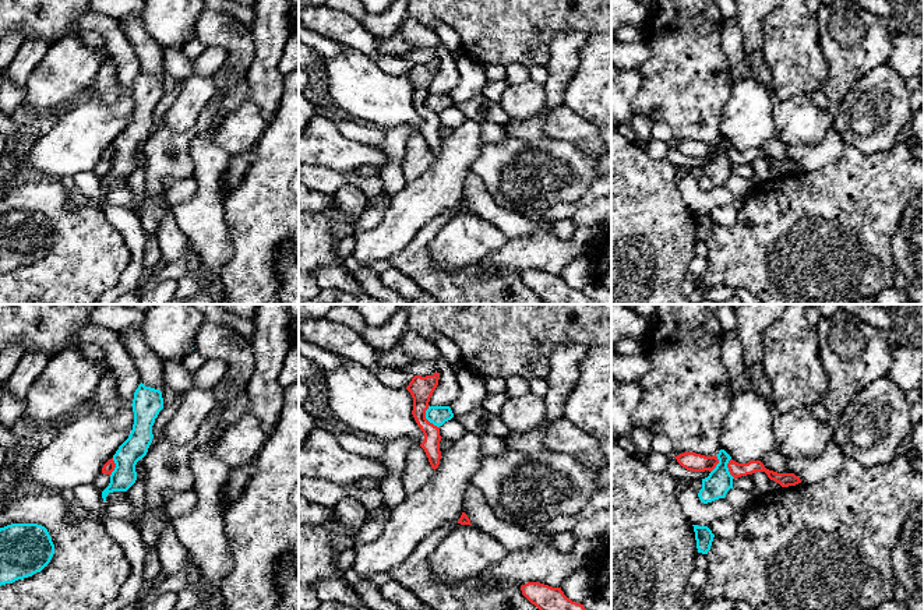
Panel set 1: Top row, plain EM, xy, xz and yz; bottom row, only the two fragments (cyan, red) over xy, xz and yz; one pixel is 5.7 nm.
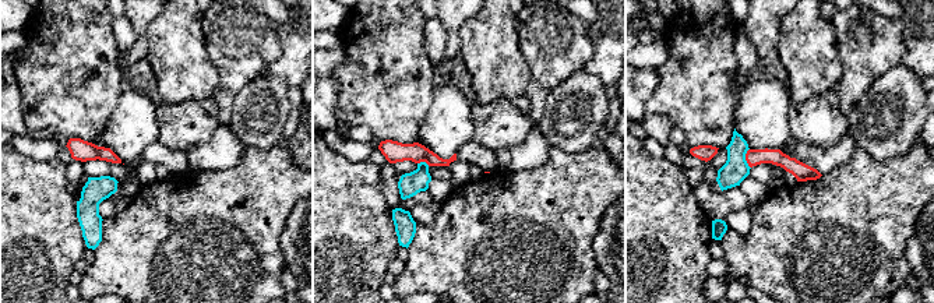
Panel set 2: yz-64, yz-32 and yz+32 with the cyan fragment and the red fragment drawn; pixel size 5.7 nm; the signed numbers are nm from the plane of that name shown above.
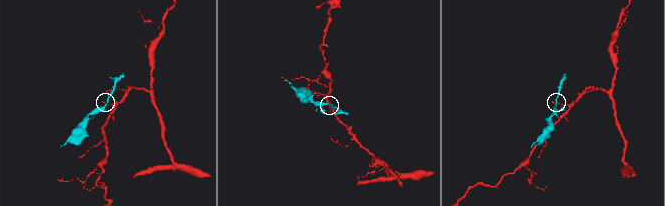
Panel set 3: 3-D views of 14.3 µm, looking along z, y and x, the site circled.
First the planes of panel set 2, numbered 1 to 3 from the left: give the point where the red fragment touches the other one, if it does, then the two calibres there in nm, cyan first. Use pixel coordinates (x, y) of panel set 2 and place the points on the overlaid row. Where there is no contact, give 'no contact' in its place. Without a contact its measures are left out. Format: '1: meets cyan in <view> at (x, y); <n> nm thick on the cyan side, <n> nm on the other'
1: no contact
2: meets cyan in yz-32 at (423, 162); 140 nm thick on the cyan side, 120 nm on the other
3: meets cyan in yz+32 at (744, 158); 150 nm thick on the cyan side, 100 nm on the other

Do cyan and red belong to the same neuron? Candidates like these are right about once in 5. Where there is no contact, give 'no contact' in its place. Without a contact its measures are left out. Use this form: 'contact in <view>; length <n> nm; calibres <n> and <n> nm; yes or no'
contact in xz; length 150 nm; calibres 110 and 140 nm; no

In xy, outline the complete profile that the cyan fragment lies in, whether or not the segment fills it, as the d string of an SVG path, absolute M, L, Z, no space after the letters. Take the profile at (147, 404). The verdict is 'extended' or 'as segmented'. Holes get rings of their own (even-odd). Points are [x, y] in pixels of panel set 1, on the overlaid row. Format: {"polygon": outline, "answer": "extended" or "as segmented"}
{"polygon": "M141 382L134 392L131 406L134 412L133 430L113 455L116 468L110 475L109 486L102 491L103 501L109 493L127 491L135 483L135 465L147 455L154 438L152 426L163 409L162 392Z", "answer": "as segmented"}

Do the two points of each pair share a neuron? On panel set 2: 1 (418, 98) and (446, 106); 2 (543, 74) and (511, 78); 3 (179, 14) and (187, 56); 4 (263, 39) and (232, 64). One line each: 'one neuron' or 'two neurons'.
1: two neurons
2: two neurons
3: one neuron
4: one neuron

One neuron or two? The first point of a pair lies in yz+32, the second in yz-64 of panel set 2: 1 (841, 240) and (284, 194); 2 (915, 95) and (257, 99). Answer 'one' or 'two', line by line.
1: one
2: one

